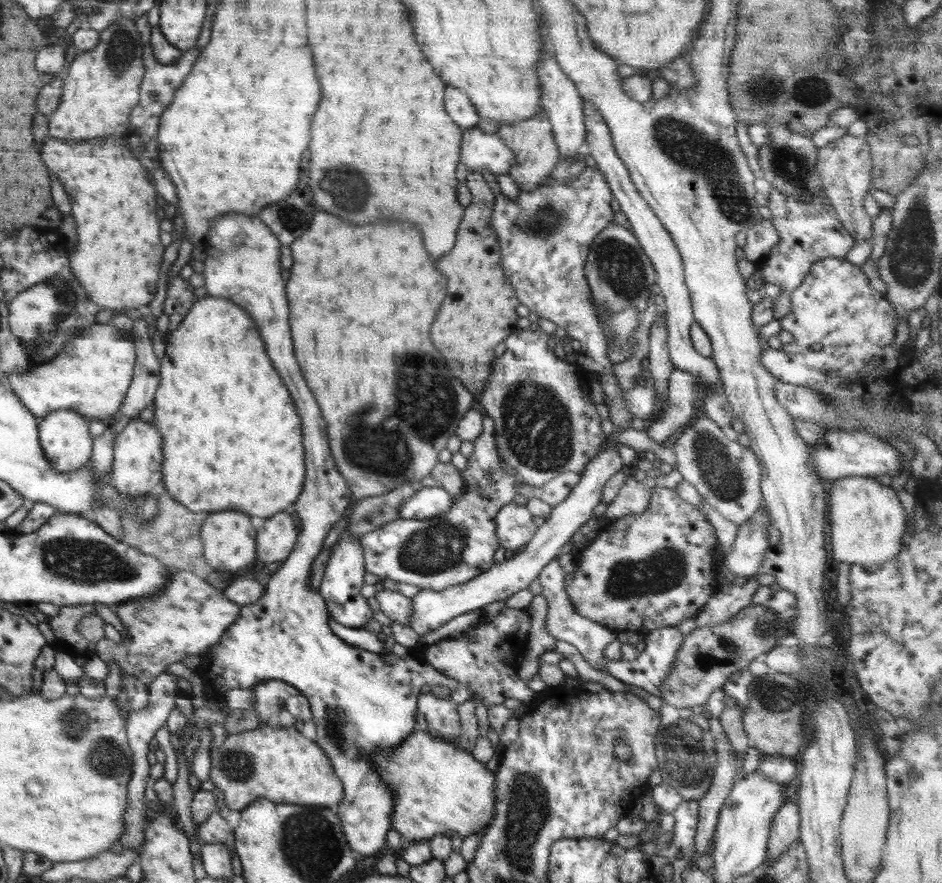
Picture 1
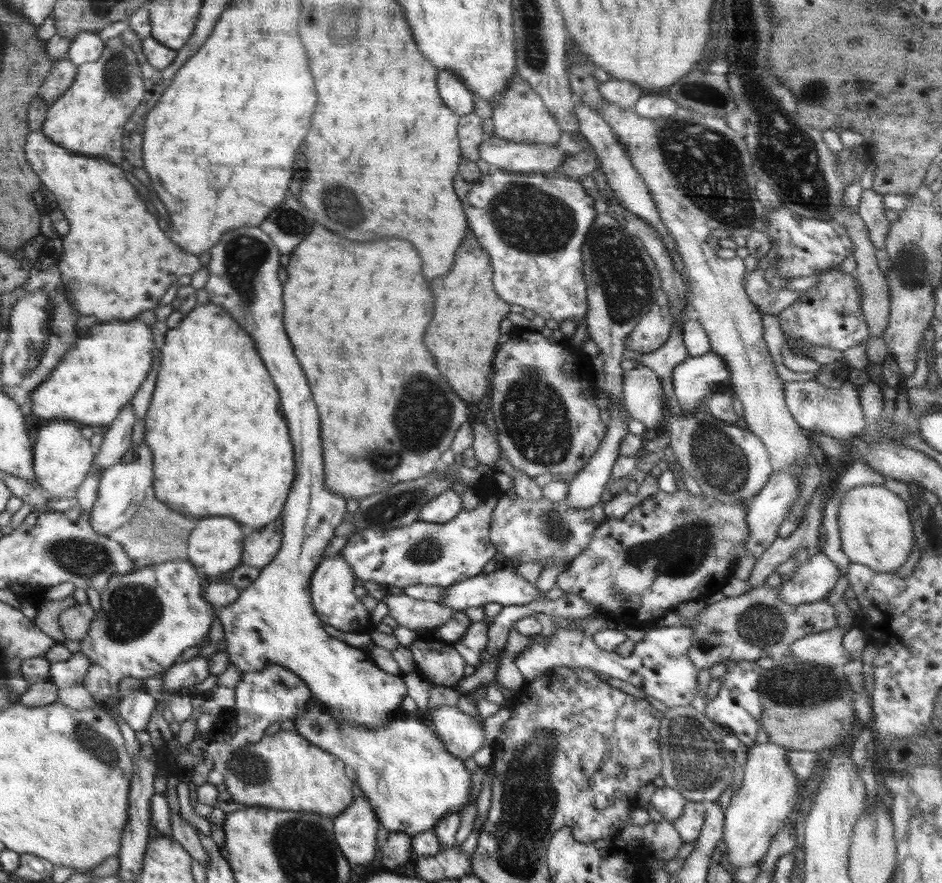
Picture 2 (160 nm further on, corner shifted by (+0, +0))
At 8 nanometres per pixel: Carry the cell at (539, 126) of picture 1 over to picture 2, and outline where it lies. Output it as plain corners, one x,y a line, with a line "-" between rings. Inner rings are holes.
517,72
509,80
502,98
492,106
495,136
506,141
556,145
562,131
555,116
547,109
542,98
532,90
528,82

